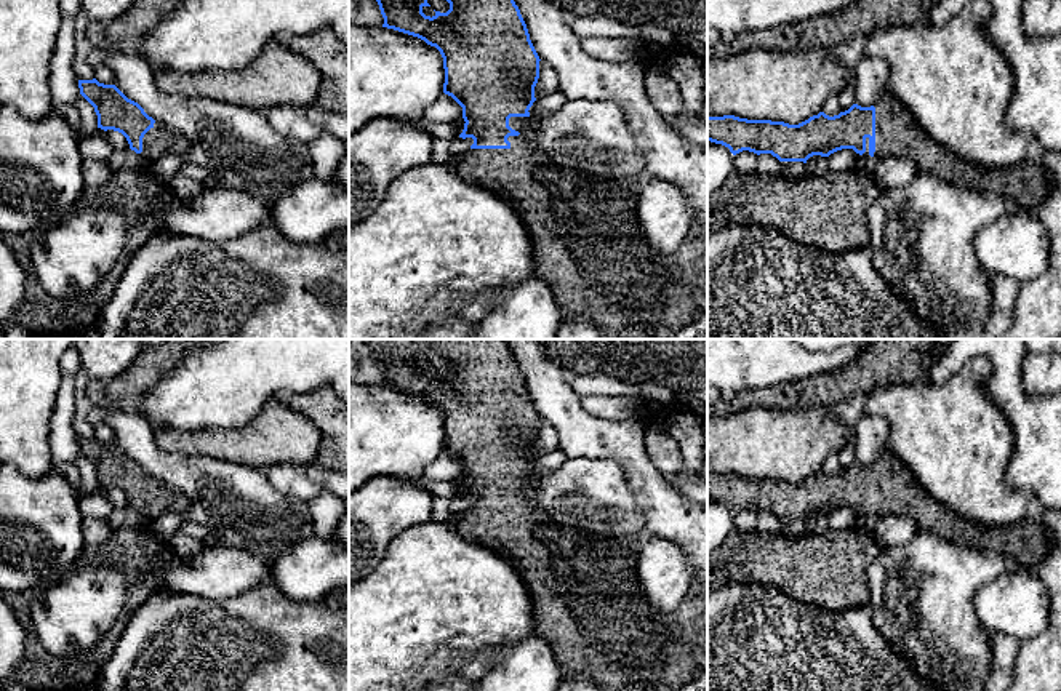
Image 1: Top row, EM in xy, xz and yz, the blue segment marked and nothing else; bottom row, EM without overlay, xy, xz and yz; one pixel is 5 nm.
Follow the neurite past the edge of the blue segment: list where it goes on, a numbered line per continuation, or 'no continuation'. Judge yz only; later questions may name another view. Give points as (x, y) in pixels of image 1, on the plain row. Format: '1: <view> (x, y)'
1: yz (898, 491)

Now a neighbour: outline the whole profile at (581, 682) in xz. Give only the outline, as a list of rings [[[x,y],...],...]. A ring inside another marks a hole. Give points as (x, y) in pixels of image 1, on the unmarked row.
[[[589,673],[562,675],[557,691],[602,691]]]

